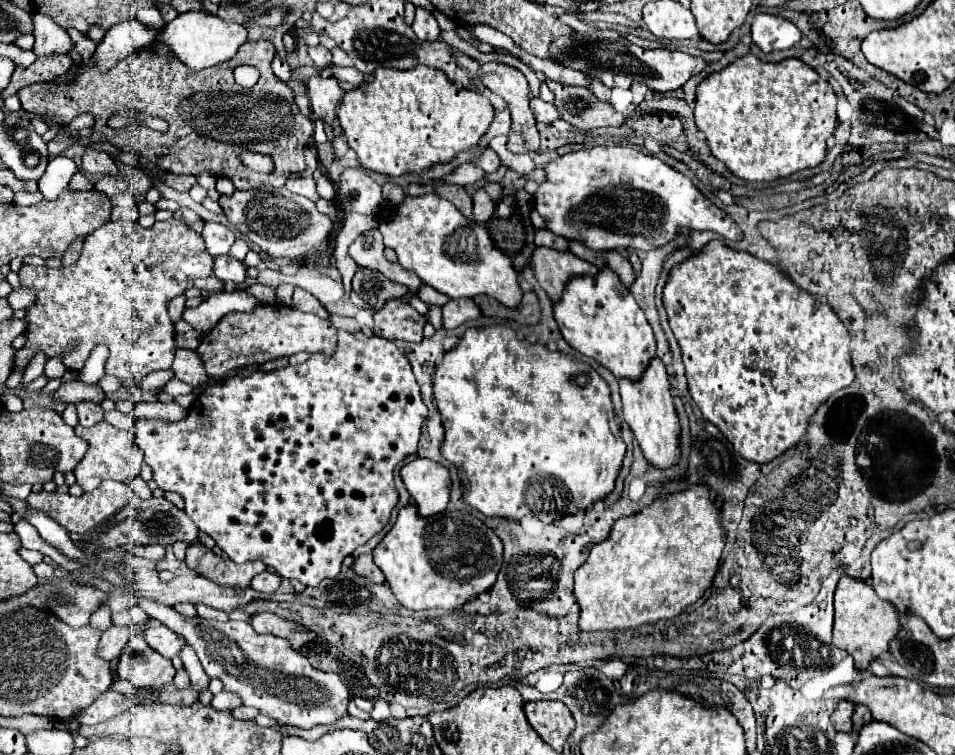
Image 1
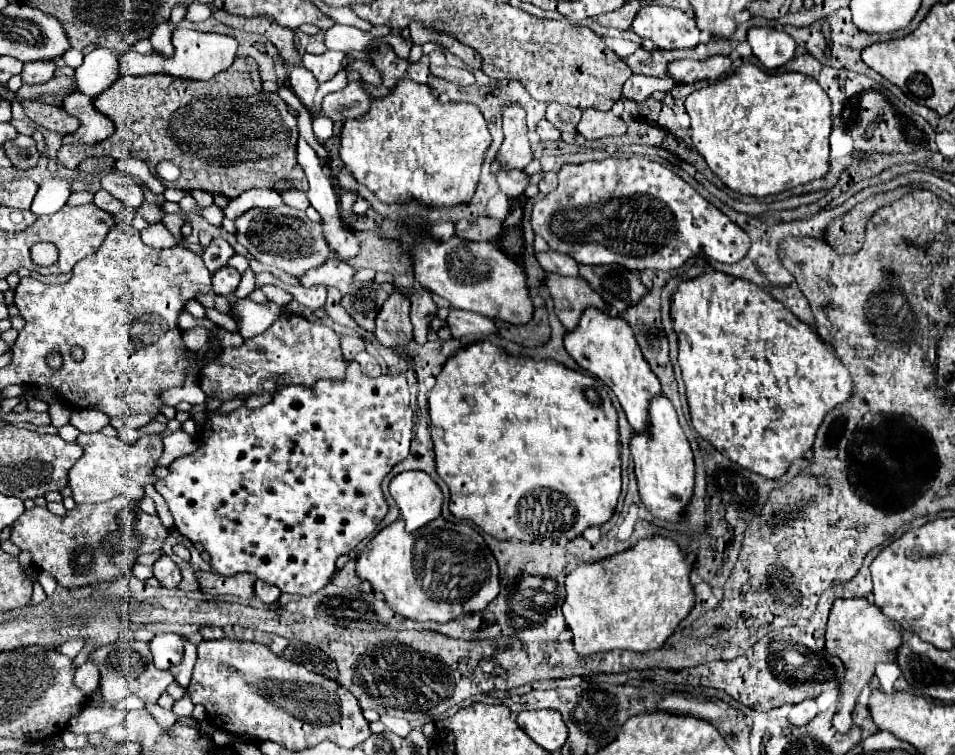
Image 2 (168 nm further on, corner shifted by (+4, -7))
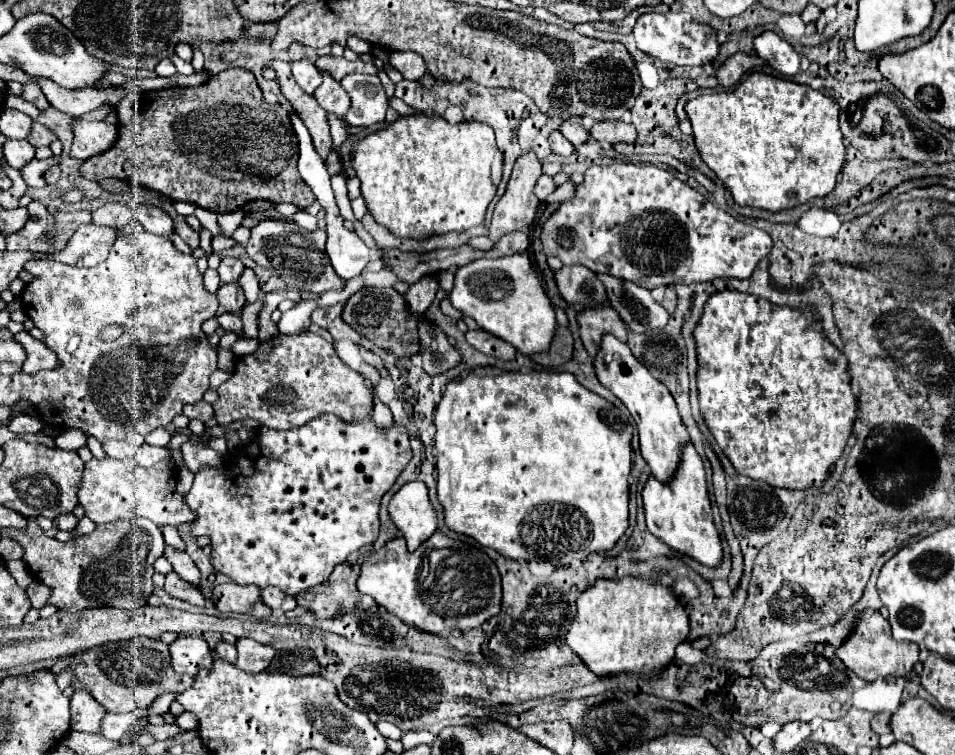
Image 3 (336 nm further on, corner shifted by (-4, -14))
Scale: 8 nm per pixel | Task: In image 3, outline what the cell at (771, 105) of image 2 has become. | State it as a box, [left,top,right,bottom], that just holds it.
[686,72,846,212]

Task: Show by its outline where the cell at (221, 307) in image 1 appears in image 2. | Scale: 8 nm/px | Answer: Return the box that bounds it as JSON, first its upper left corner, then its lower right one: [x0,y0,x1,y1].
[228,297,282,339]

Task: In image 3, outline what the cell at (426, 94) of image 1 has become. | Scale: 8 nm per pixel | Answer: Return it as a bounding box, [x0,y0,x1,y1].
[352,116,502,240]

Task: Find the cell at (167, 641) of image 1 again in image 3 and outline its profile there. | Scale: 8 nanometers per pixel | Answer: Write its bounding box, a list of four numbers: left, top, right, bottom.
[170,636,214,676]

